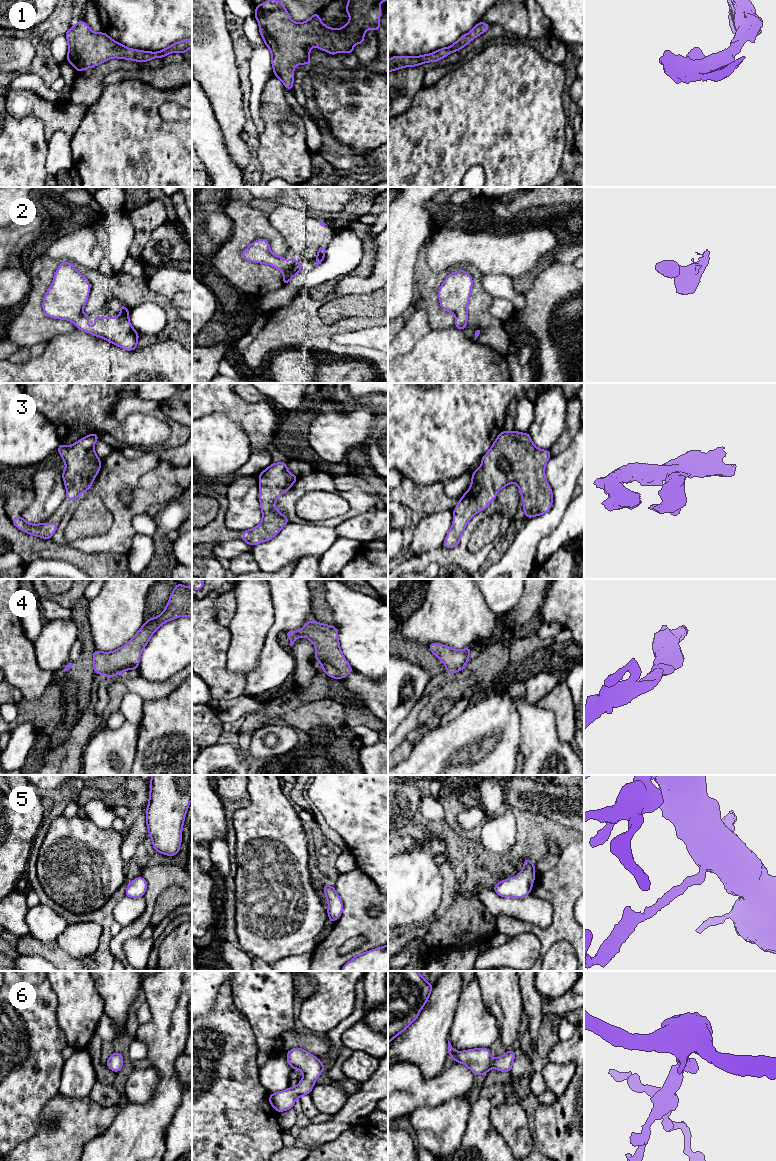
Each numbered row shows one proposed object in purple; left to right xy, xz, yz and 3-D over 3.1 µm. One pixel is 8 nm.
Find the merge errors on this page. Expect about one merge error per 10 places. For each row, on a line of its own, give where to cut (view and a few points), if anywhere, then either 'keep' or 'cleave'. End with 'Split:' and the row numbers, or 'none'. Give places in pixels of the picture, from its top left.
1: cut none; keep
2: cut none; keep
3: cut none; keep
4: cut none; keep
5: cut none; keep
6: cut none; keep
Split: none

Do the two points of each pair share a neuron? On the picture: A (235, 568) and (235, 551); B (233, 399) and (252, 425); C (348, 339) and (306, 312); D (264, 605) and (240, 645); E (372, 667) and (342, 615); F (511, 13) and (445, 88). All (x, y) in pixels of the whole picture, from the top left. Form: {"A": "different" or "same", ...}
{"A": "different", "B": "same", "C": "different", "D": "same", "E": "same", "F": "different"}

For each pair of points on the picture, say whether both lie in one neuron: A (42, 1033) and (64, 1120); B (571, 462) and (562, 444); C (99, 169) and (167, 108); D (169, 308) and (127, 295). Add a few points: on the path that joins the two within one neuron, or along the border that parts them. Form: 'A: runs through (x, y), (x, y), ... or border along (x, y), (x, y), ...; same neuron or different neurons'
A: border along (59, 1093), (49, 1101), (43, 1112); different neurons
B: border along (573, 437), (570, 444), (564, 450), (551, 456); different neurons
C: border along (159, 106), (159, 113), (166, 120), (181, 121); different neurons
D: runs through (159, 299), (147, 295), (137, 295); same neuron

